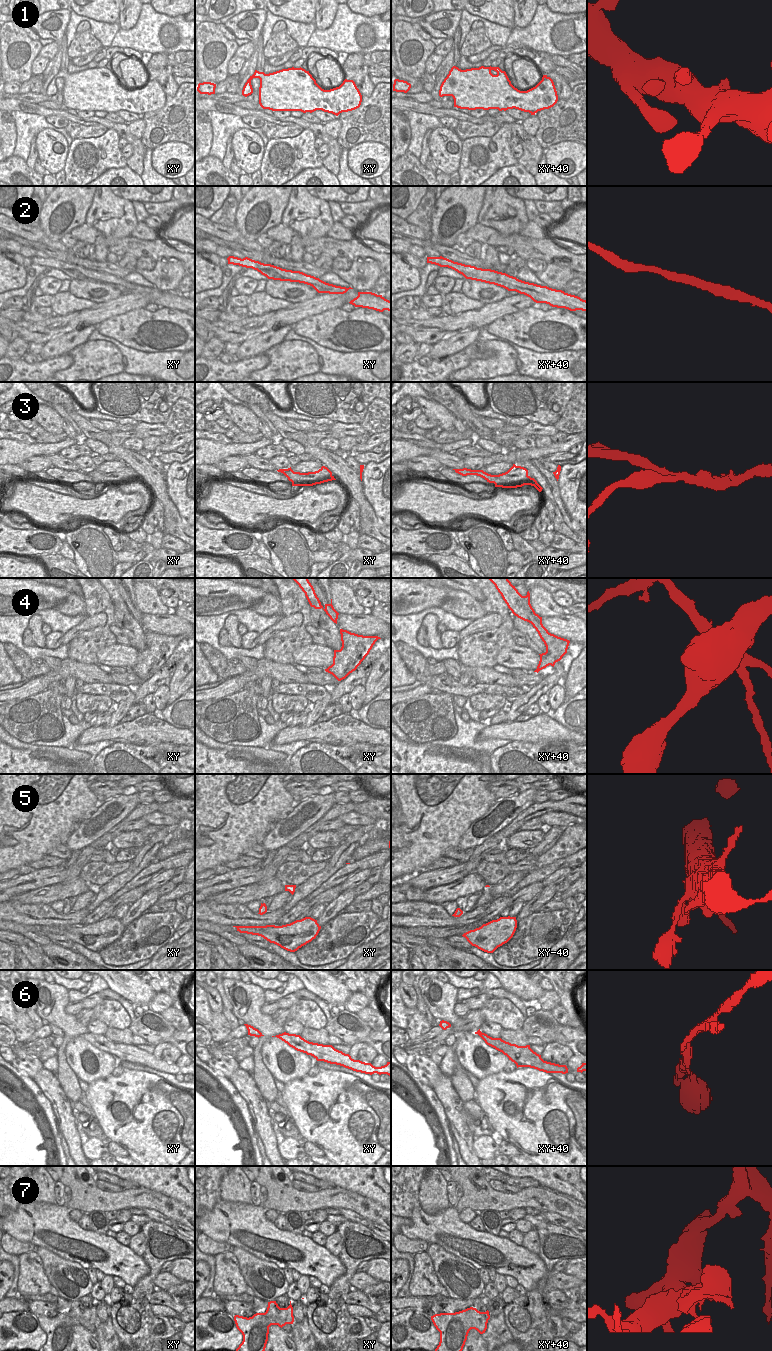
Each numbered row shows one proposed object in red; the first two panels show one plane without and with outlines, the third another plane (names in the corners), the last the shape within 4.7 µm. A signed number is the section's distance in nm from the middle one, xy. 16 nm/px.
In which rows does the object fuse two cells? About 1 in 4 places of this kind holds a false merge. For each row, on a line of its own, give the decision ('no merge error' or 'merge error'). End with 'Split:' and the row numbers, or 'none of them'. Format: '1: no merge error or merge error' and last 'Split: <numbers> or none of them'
1: no merge error
2: no merge error
3: merge error
4: merge error
5: no merge error
6: merge error
7: no merge error
Split: 3, 4, 6

